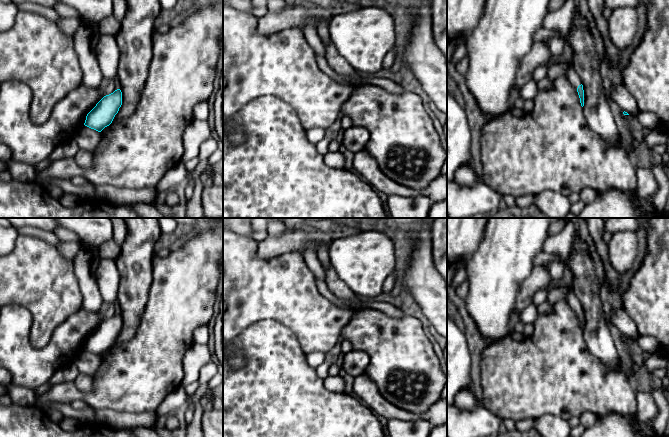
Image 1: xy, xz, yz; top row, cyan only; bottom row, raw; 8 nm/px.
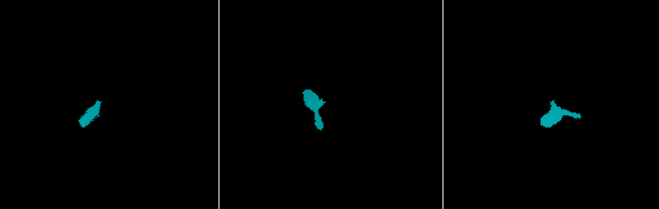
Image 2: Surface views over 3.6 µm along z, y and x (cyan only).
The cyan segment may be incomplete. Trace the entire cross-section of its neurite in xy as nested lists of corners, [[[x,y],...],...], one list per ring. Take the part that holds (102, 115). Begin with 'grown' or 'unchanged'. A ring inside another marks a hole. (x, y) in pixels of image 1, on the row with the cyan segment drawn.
unchanged; [[[120,89],[104,96],[96,106],[87,114],[84,125],[101,132],[109,126],[122,105],[122,92]]]

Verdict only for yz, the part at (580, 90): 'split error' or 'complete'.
split error

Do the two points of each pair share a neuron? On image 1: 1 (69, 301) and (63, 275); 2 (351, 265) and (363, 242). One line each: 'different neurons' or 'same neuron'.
1: same neuron
2: same neuron

